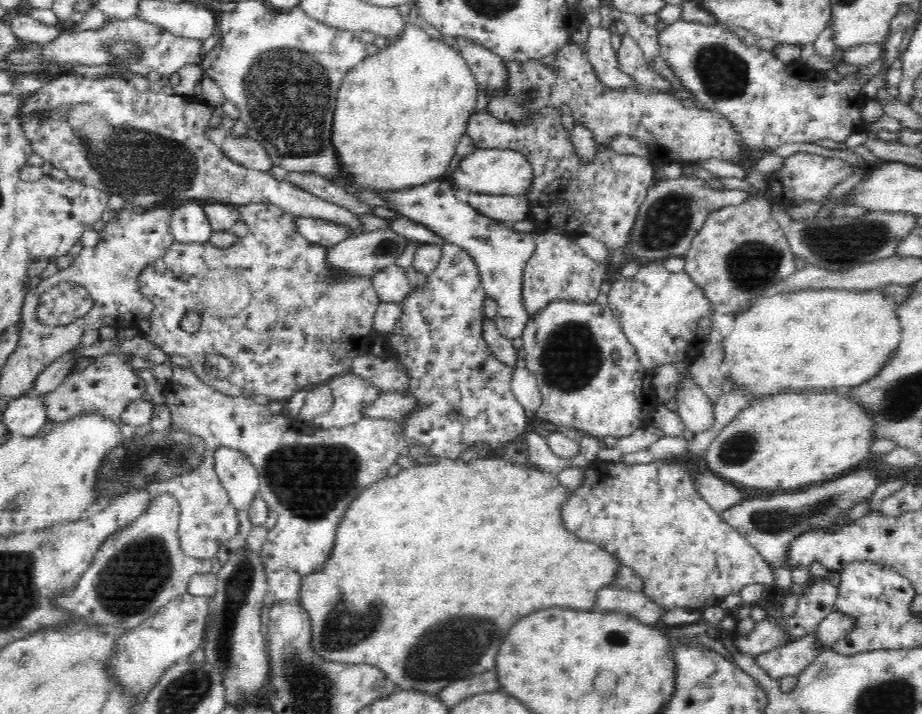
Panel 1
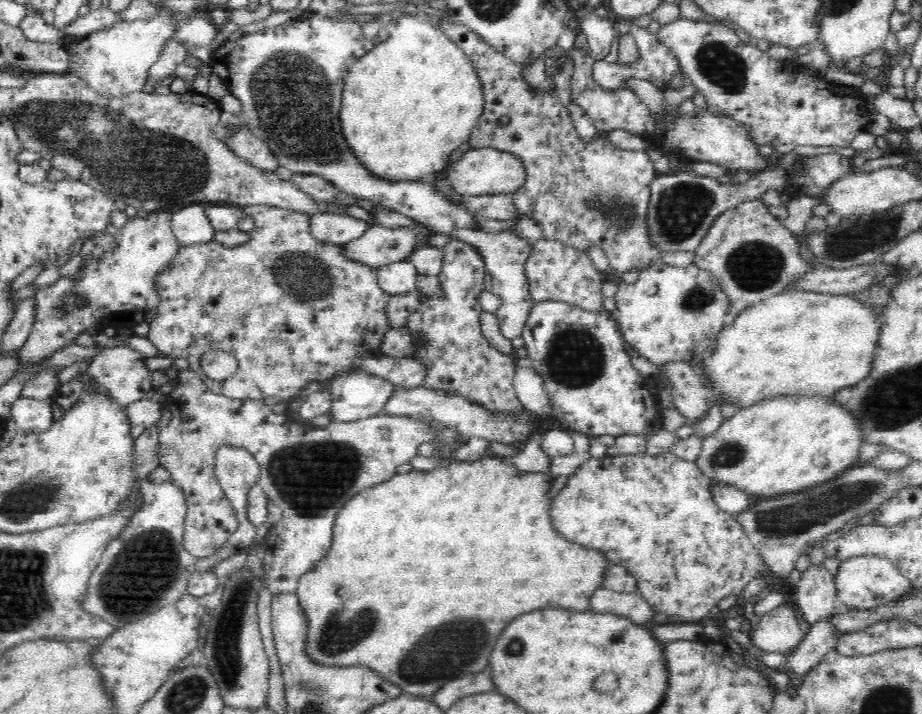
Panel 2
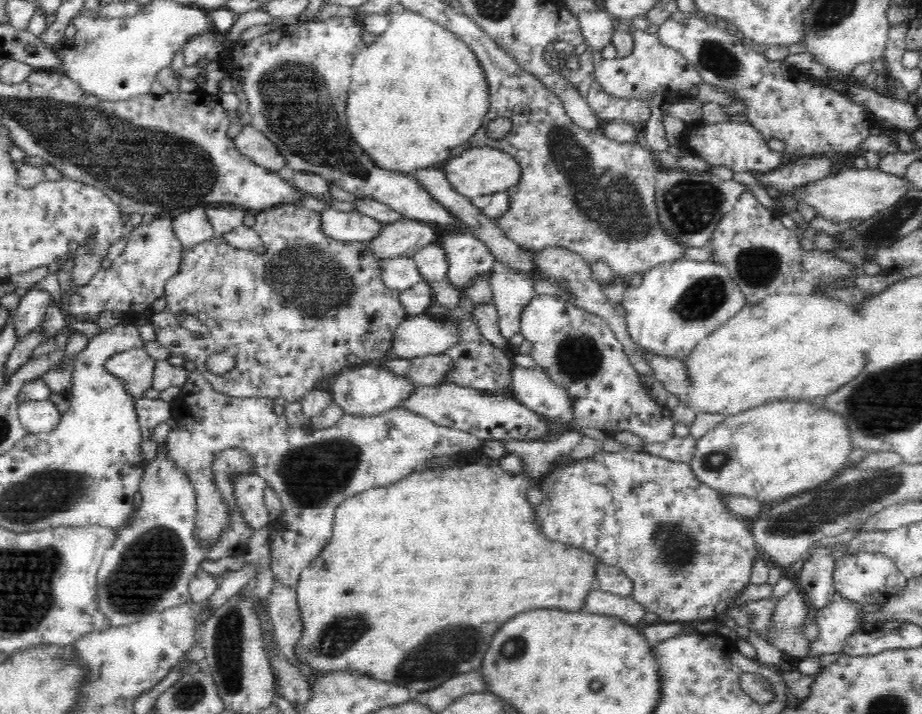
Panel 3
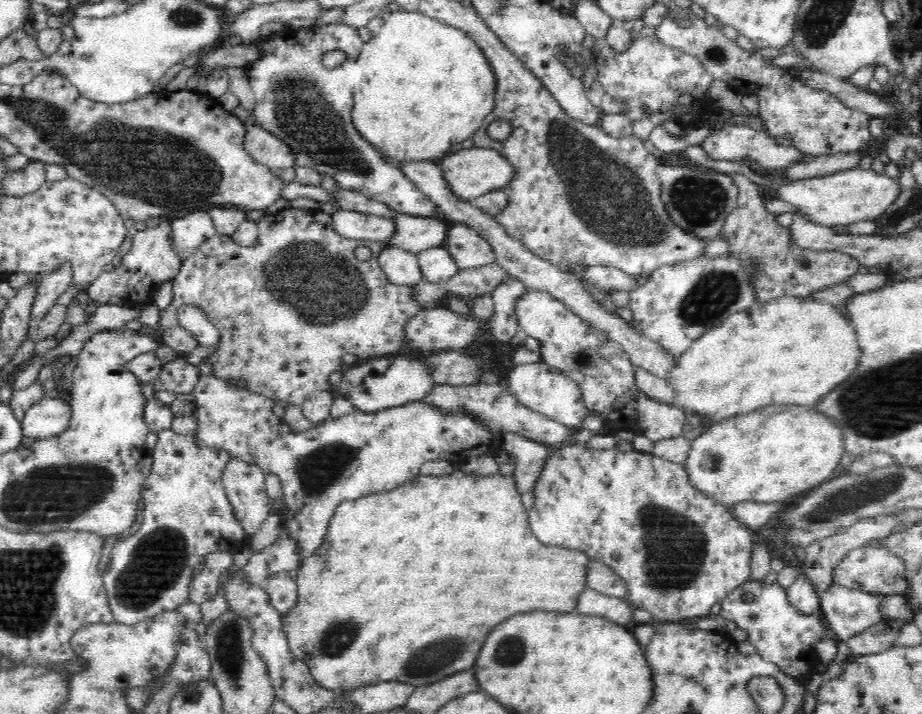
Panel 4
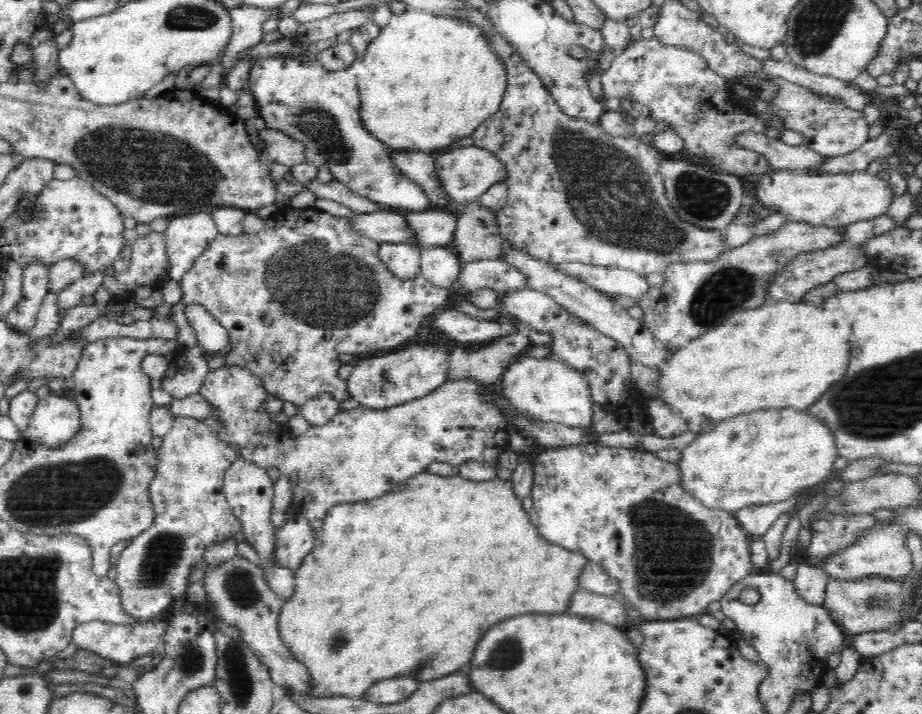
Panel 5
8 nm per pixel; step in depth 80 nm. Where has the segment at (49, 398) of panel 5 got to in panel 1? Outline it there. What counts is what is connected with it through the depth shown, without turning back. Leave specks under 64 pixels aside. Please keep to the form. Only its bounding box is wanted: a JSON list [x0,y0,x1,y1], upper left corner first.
[2,394,47,437]

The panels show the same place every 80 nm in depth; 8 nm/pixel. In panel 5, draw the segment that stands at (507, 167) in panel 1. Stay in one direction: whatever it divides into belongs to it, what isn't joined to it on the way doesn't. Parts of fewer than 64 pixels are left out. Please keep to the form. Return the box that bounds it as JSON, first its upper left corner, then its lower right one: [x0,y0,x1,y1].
[434,145,508,205]

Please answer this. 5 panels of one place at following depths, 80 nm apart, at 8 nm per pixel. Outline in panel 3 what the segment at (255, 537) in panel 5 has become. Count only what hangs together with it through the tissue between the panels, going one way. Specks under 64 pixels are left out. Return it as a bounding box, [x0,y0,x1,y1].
[234,472,270,527]

